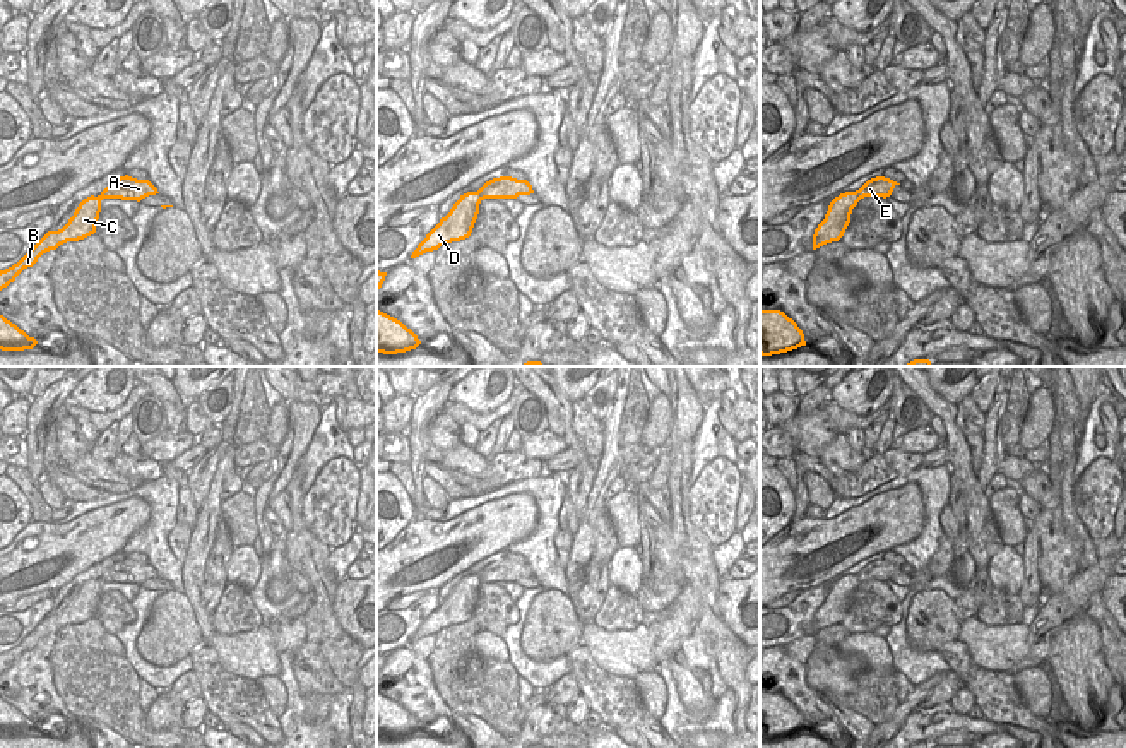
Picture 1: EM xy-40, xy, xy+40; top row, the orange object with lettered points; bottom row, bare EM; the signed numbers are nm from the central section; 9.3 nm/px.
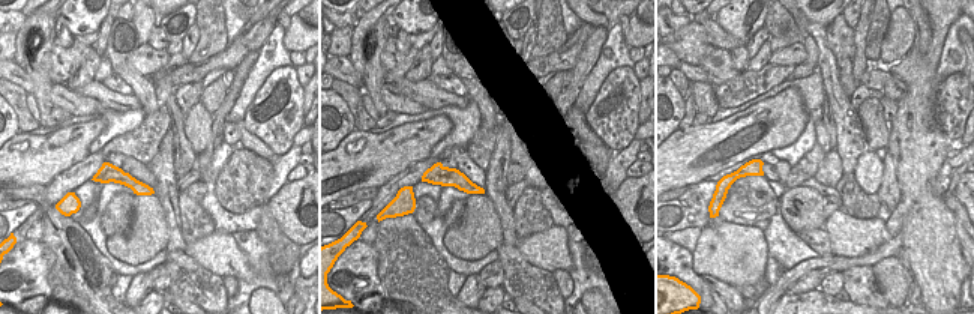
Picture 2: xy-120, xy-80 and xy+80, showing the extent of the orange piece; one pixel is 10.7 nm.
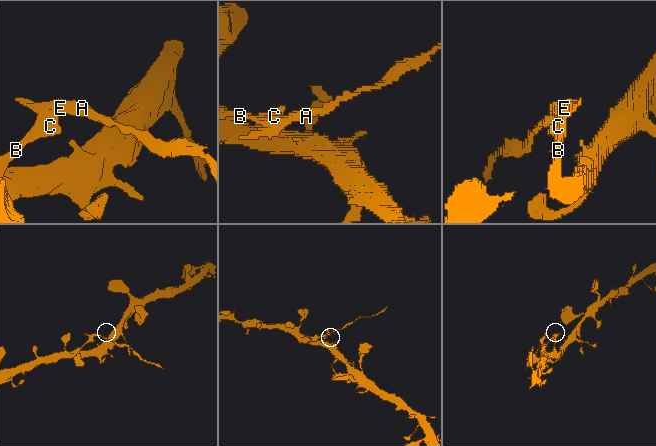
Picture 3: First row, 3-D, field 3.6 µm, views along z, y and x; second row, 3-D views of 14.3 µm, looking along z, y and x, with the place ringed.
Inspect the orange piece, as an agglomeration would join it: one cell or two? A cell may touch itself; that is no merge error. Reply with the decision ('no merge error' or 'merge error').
merge error

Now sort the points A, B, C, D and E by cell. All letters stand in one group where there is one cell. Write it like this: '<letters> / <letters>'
A E / B C D

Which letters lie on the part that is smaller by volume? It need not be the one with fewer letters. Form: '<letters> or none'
A, E

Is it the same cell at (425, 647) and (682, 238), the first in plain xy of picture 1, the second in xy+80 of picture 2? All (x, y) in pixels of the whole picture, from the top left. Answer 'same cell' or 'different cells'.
same cell

